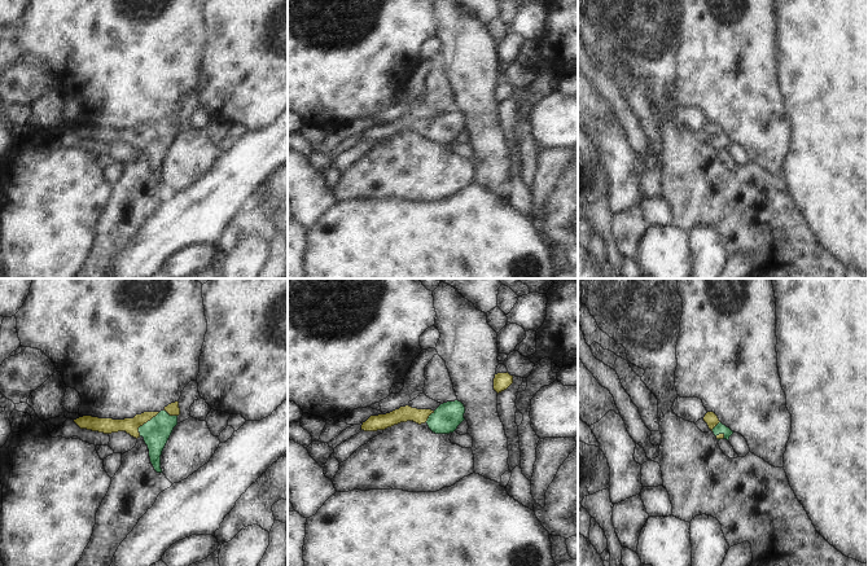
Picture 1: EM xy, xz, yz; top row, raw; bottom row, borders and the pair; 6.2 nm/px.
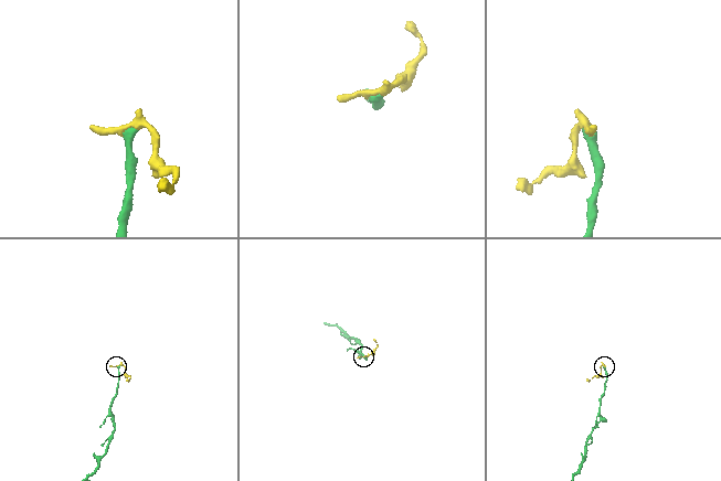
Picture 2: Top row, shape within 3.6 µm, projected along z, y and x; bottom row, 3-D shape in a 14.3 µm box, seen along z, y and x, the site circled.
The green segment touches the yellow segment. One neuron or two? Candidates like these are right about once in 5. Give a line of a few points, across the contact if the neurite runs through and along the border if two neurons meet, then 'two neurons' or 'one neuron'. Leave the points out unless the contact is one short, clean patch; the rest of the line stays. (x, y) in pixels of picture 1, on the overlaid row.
line xy (156, 433), (147, 422), (131, 426); one neuron

